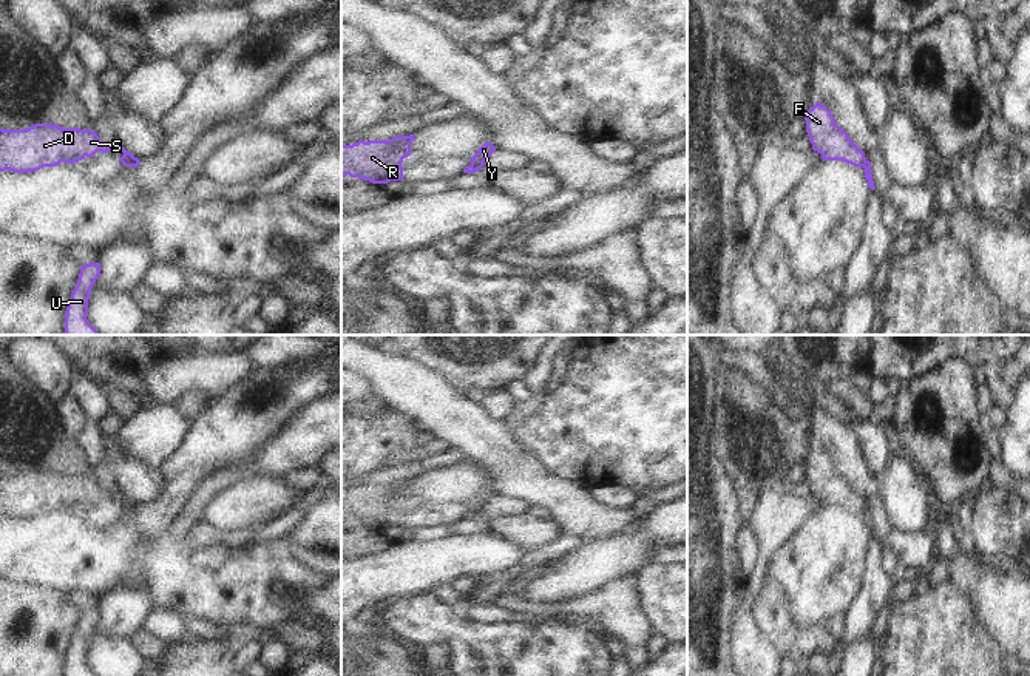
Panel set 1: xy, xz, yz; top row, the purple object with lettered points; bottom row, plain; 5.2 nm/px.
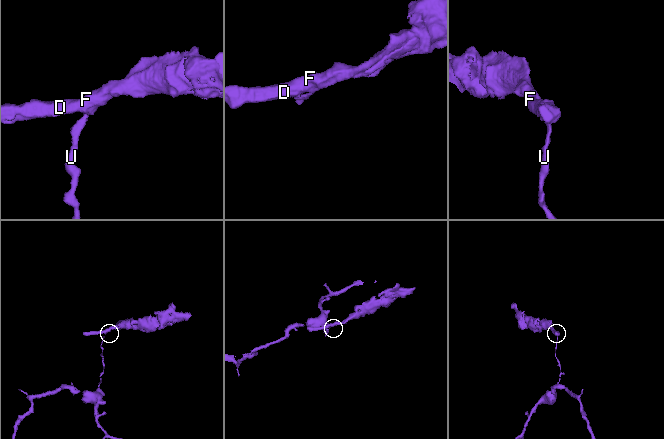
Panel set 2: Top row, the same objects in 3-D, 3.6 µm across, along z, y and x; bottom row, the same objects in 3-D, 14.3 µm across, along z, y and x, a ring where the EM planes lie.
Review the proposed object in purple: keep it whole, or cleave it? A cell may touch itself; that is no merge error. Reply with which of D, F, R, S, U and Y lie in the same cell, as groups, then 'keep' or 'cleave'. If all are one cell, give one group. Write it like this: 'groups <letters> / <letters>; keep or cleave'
groups D F R S Y / U; cleave

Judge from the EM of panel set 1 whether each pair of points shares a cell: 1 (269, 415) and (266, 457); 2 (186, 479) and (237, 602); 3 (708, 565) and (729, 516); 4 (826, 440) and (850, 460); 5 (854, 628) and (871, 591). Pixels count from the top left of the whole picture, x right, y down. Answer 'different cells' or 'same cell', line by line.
1: different cells
2: different cells
3: same cell
4: same cell
5: same cell

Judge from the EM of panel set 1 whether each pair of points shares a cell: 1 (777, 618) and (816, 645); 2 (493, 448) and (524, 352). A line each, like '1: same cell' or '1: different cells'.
1: same cell
2: different cells

